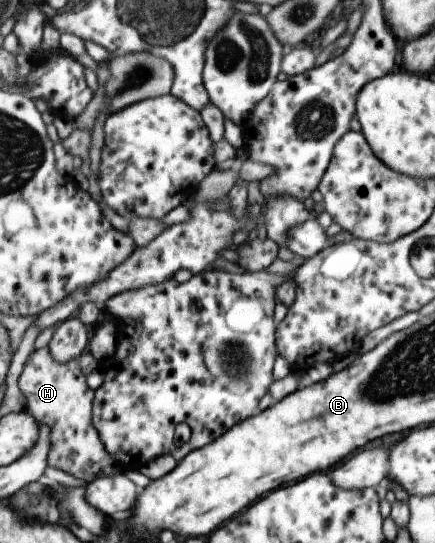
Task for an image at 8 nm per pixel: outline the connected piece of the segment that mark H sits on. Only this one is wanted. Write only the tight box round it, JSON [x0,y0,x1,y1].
[16,346,122,486]

